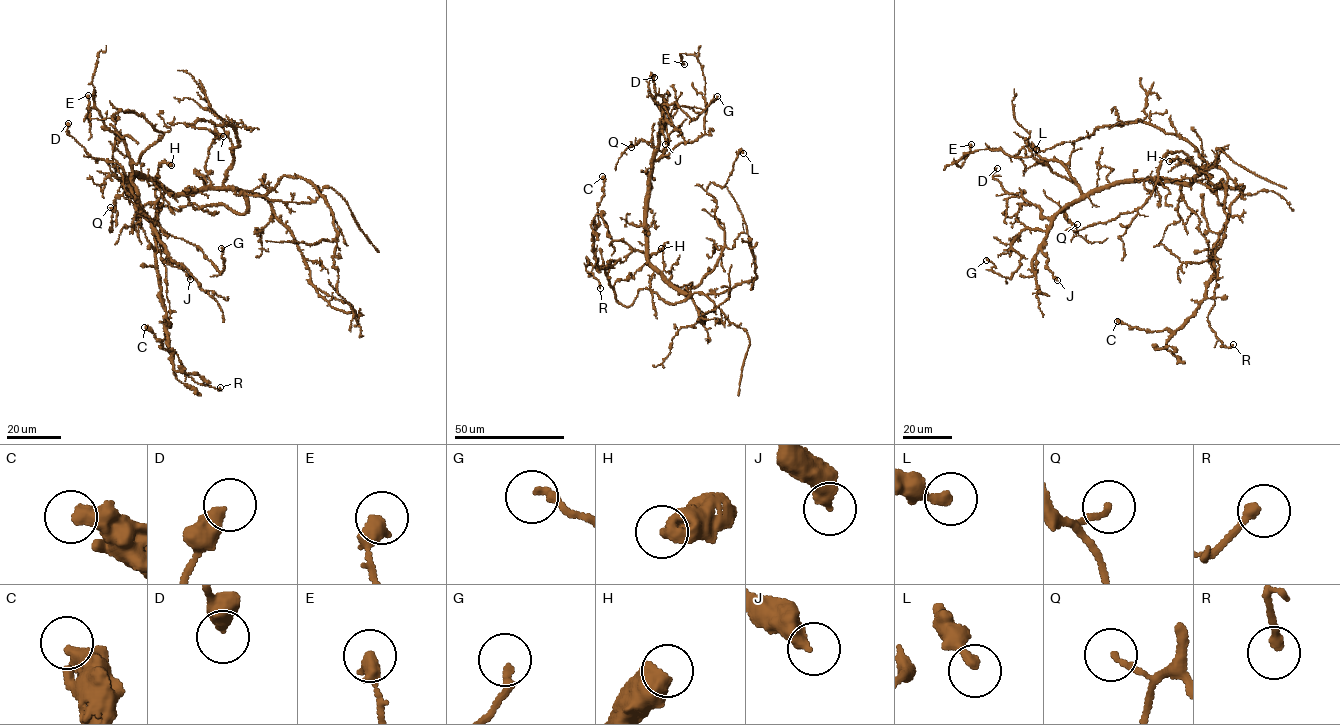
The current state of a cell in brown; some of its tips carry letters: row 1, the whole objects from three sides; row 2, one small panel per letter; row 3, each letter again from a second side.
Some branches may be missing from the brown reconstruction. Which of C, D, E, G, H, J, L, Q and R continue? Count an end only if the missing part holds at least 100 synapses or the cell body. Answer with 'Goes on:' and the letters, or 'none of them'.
Goes on: none of them

